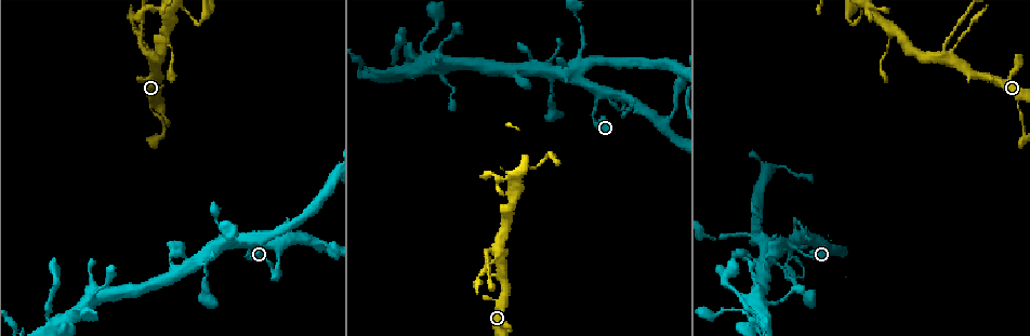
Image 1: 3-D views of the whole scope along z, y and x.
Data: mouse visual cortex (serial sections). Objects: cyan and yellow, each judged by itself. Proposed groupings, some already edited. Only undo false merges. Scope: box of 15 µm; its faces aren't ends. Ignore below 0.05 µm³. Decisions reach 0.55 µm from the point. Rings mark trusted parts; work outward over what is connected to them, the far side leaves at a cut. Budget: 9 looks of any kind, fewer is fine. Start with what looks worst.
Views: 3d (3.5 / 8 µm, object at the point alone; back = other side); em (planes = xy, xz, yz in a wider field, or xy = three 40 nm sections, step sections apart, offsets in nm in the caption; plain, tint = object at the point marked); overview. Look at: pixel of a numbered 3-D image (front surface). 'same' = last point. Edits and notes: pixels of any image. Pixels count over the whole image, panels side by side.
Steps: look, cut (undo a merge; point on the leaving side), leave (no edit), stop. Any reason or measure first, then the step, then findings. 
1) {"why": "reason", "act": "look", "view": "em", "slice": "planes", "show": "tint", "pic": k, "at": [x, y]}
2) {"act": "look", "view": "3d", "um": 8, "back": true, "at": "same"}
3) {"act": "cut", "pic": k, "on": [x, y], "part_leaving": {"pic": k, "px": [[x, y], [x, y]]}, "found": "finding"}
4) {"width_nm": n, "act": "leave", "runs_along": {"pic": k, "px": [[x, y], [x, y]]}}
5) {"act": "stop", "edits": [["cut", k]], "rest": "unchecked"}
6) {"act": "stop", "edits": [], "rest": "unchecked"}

{"why": "thick turns thin", "act": "look", "view": "em", "slice": "planes", "show": "tint", "pic": 1, "at": [945, 42]}

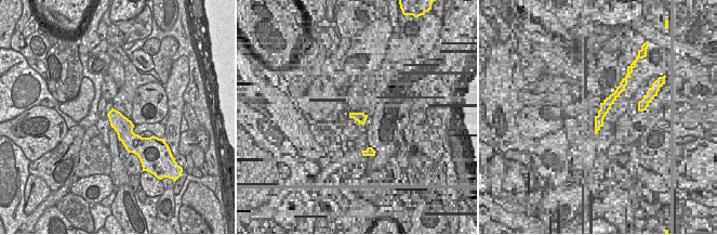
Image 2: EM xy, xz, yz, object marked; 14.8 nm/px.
{"why": "see where the arms go", "act": "look", "view": "3d", "um": 3.5, "at": "same"}

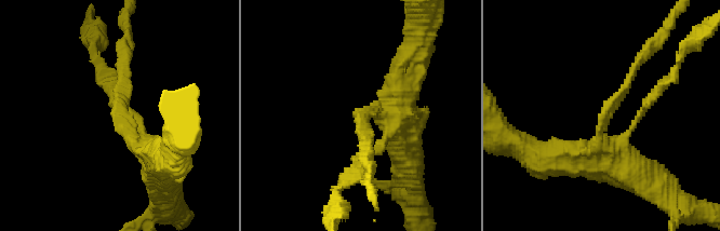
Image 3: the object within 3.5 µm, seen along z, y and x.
{"act": "leave", "found": "all the same cell"}

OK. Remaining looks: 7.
{"why": "four or more arms meet", "act": "look", "view": "3d", "um": 8, "pic": 1, "at": [225, 242]}

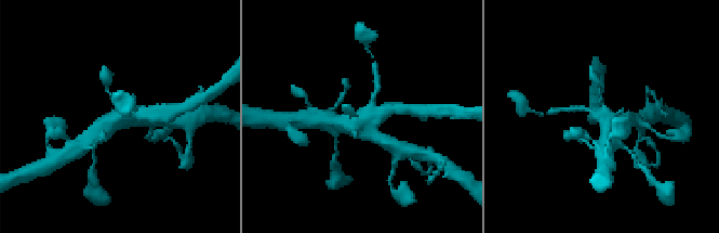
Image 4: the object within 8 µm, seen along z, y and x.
{"why": "zoom in", "act": "look", "view": "3d", "um": 3.5, "pic": 4, "at": [364, 122]}

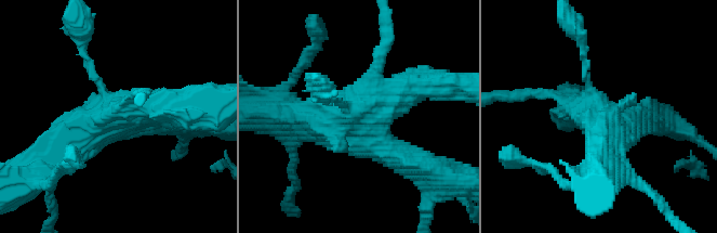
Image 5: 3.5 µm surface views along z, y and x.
{"why": "now the EM", "act": "look", "view": "em", "slice": "xy", "step": 5, "show": "tint", "pic": 5, "at": [114, 116]}

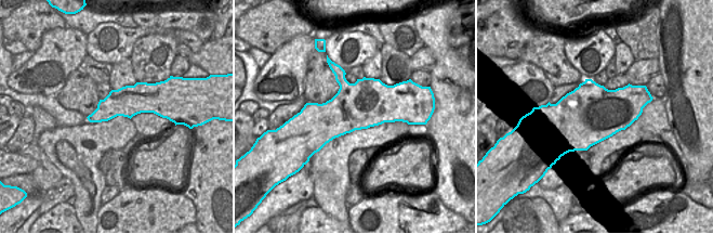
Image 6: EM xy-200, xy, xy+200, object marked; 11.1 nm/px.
{"act": "leave", "runs_along": {"pic": 5, "px": [[415, 166], [356, 118], [292, 118]]}, "found": "one cell here"}

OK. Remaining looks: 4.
{"why": "arms part here", "act": "look", "view": "3d", "um": 3.5, "pic": 1, "at": [403, 73]}

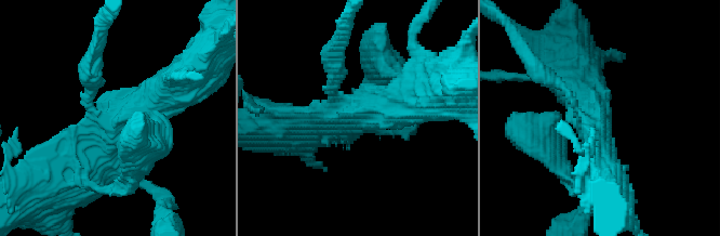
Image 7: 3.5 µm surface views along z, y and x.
{"act": "look", "view": "em", "slice": "planes", "show": "tint", "pic": 7, "at": [596, 126]}

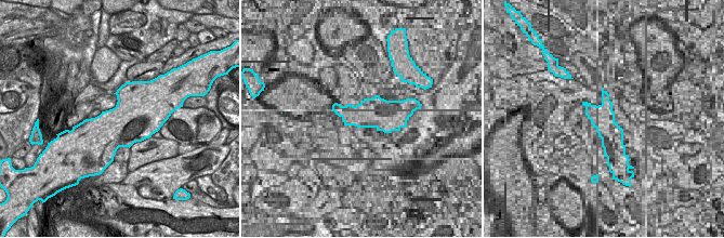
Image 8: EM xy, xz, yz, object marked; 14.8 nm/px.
{"why": "another direction", "act": "look", "view": "em", "slice": "xy", "step": 1, "show": "tint", "at": "same"}

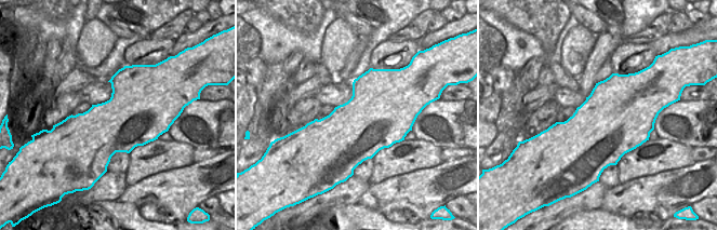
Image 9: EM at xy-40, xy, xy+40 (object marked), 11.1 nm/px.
{"width_nm": 750, "act": "leave", "runs_along": {"pic": 7, "px": [[176, 88], [140, 107], [66, 173]]}, "found": "continuous, no second cell"}

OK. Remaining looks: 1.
{"why": "three-way junction", "act": "look", "view": "3d", "um": 3.5, "pic": 1, "at": [511, 196]}

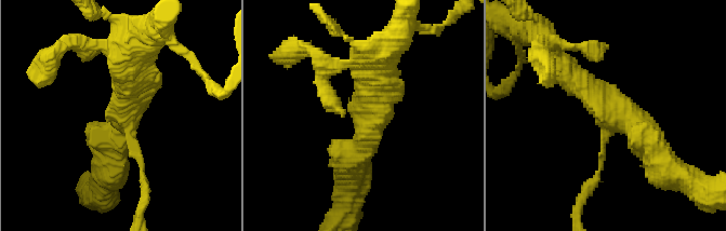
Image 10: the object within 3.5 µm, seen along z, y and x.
{"arm_widths_nm": [100, 400, 400], "act": "leave", "found": "one cell here"}

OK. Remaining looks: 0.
{"act": "stop", "edits": [], "rest": "unchecked"}

